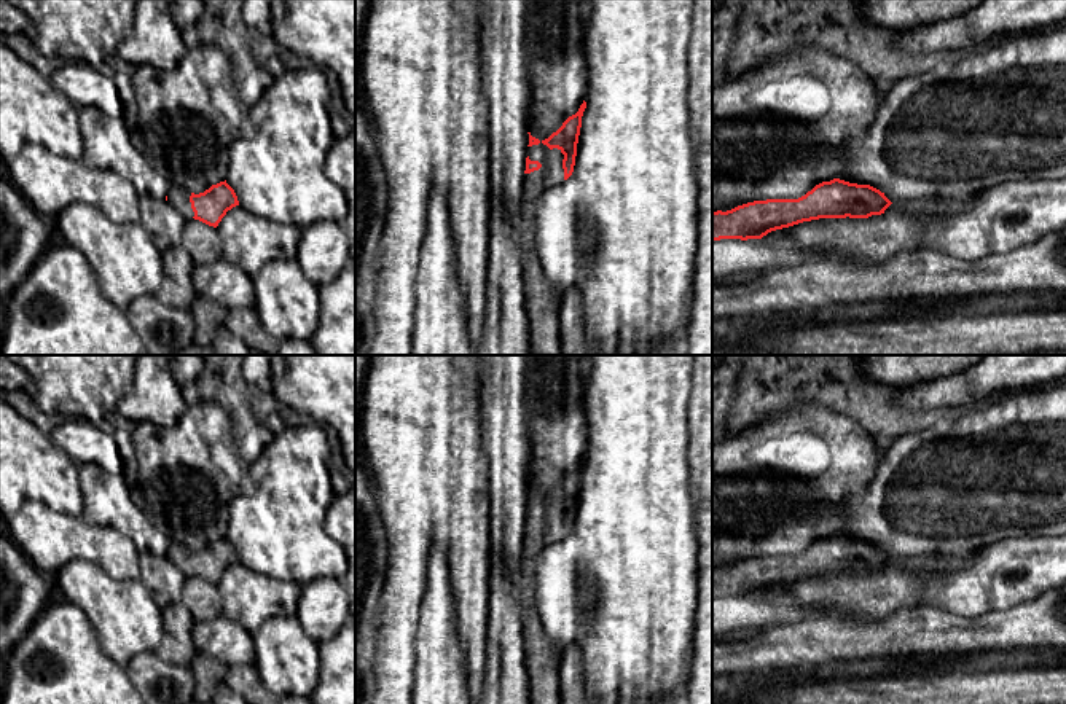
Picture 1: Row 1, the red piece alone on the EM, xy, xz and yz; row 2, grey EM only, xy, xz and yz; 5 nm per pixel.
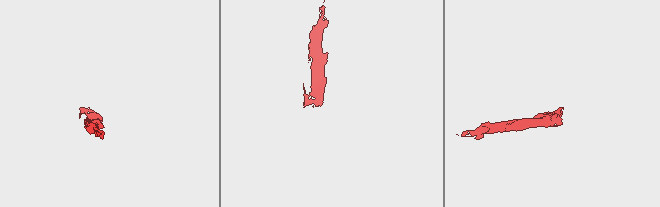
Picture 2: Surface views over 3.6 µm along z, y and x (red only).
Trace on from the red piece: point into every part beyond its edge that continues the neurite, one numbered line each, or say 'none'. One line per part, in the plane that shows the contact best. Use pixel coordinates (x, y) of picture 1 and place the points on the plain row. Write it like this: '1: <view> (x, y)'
1: xz (542, 664)

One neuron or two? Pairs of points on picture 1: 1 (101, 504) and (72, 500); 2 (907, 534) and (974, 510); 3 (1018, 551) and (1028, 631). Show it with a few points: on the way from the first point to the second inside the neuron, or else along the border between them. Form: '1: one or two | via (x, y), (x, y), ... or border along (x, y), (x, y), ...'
1: two | border along (77, 465), (82, 515)
2: one | via (923, 518), (958, 518)
3: two | border along (1049, 588), (1030, 599), (990, 610)

